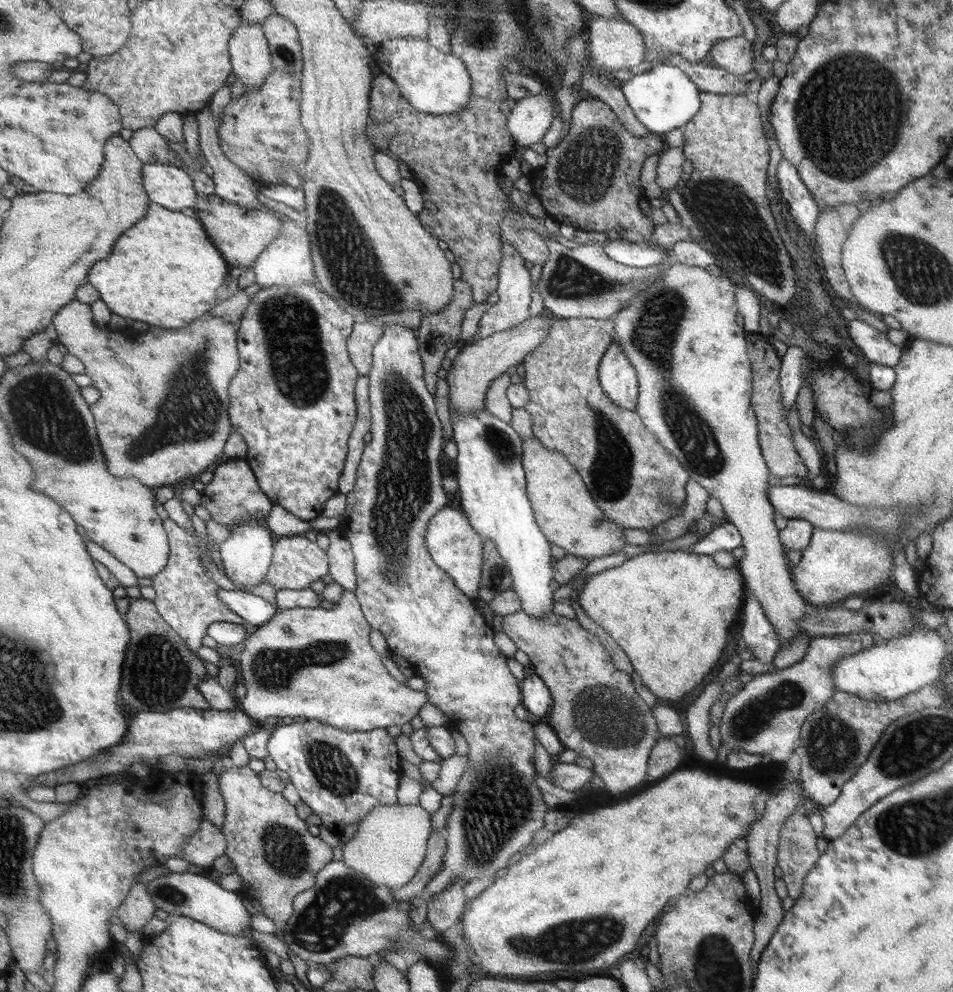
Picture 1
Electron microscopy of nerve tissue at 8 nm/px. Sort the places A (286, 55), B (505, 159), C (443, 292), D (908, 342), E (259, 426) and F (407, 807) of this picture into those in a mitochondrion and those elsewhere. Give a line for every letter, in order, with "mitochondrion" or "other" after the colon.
A: mitochondrion
B: other
C: other
D: other
E: other
F: other

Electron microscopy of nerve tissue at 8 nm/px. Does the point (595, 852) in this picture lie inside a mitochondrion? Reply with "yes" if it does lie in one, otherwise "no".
no

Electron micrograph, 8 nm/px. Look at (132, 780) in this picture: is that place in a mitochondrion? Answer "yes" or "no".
no

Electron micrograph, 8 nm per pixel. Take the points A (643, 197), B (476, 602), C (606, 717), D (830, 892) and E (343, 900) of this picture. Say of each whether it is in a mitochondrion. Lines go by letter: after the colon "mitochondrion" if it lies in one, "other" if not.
A: other
B: other
C: mitochondrion
D: other
E: mitochondrion

